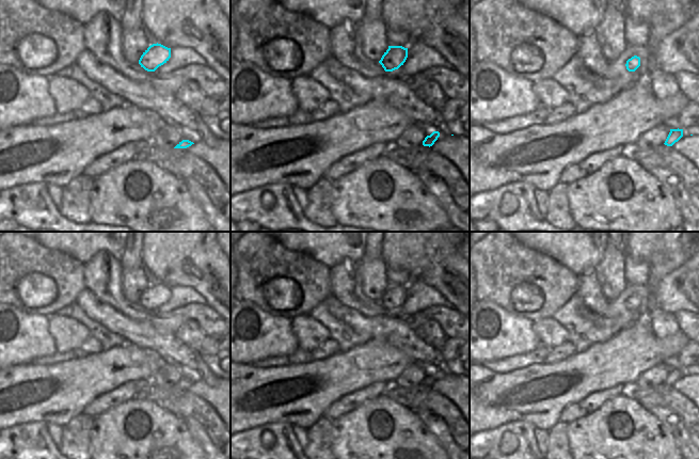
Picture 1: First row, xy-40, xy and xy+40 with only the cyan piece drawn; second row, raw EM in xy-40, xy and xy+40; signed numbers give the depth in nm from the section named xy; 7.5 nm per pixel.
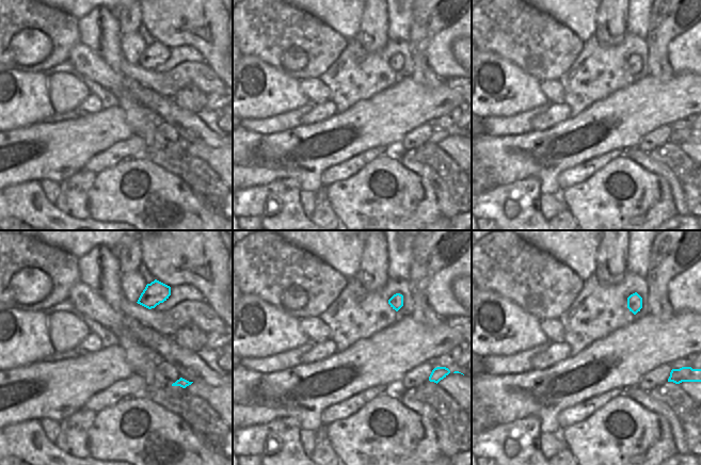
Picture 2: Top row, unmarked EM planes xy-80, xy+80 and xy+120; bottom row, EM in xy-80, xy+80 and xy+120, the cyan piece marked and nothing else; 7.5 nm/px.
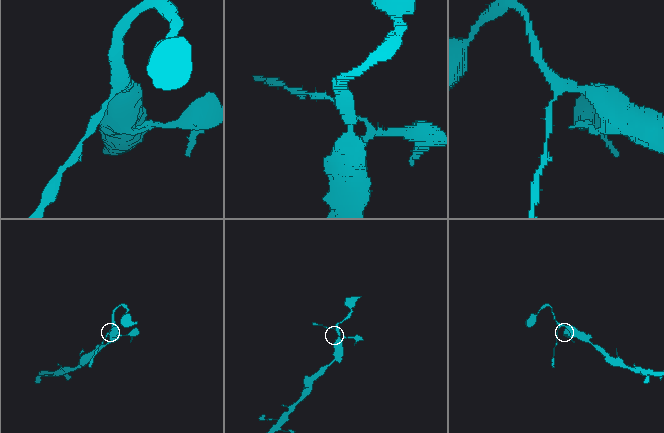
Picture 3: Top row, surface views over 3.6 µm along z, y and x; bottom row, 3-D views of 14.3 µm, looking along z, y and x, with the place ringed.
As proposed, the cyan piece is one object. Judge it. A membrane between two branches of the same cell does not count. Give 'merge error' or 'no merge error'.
merge error

